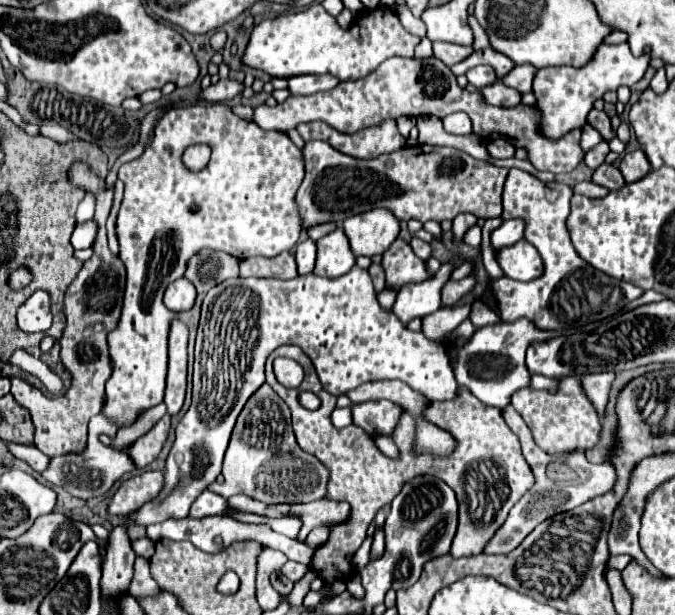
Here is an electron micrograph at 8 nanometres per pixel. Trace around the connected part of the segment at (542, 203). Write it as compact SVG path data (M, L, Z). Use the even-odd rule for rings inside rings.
M511 168L507 182L505 182L505 190L503 190L503 218L523 218L527 222L525 228L525 240L531 242L545 264L545 272L541 278L533 280L533 282L515 282L509 278L499 278L489 282L491 284L491 298L489 298L489 308L495 308L495 312L503 318L503 322L515 322L519 318L527 318L531 320L539 330L569 330L569 328L581 328L587 326L591 322L601 322L613 314L617 314L619 310L623 310L631 300L639 298L643 292L629 284L629 282L621 282L615 278L609 278L607 274L601 274L597 270L593 270L585 260L579 258L579 254L573 250L573 244L569 240L569 232L565 230L565 218L569 216L569 200L571 200L571 188L565 184L543 184L539 178L531 176L529 172L523 172L519 168Z

